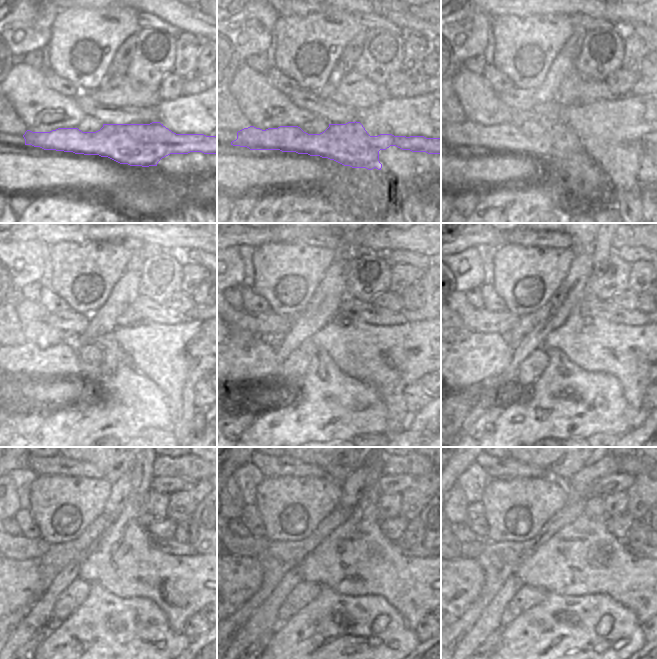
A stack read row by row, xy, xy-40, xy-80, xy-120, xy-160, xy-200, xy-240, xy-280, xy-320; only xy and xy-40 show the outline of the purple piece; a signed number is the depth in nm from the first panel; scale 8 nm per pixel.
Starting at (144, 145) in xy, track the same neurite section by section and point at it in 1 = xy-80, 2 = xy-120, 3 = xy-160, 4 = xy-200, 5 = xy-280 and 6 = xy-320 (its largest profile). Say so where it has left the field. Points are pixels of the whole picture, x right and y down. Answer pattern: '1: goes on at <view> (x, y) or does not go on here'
1: goes on at xy-80 (562, 140)
2: goes on at xy-120 (27, 359)
3: goes on at xy-160 (262, 359)
4: goes on at xy-200 (466, 364)
5: goes on at xy-280 (237, 579)
6: goes on at xy-320 (461, 579)

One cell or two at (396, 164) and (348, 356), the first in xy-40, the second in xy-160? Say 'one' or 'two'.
one

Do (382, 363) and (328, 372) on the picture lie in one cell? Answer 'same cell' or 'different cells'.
different cells

